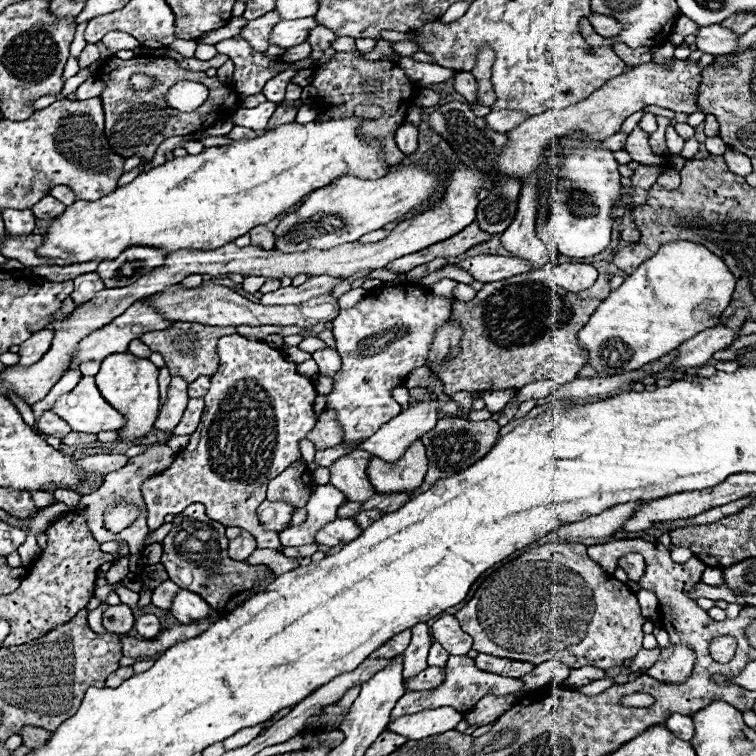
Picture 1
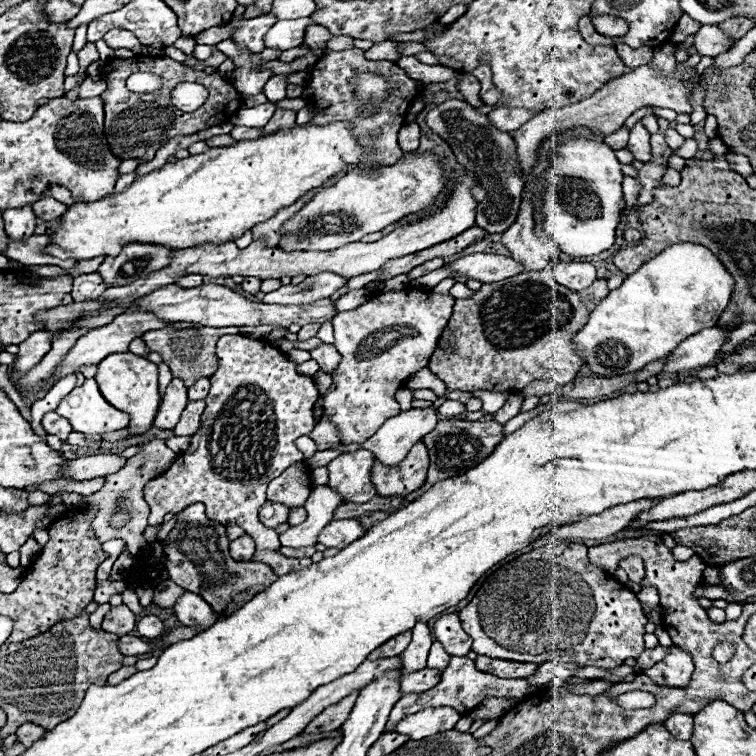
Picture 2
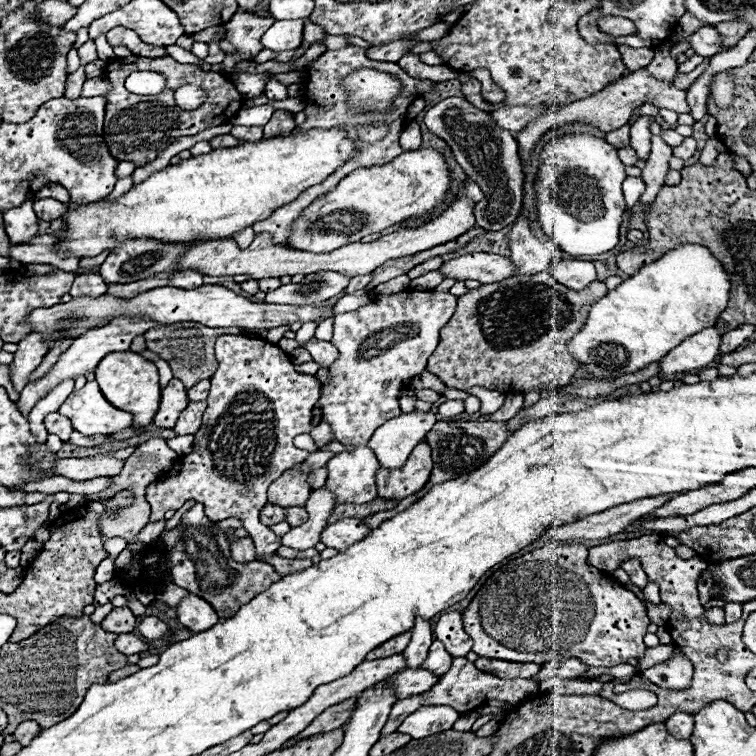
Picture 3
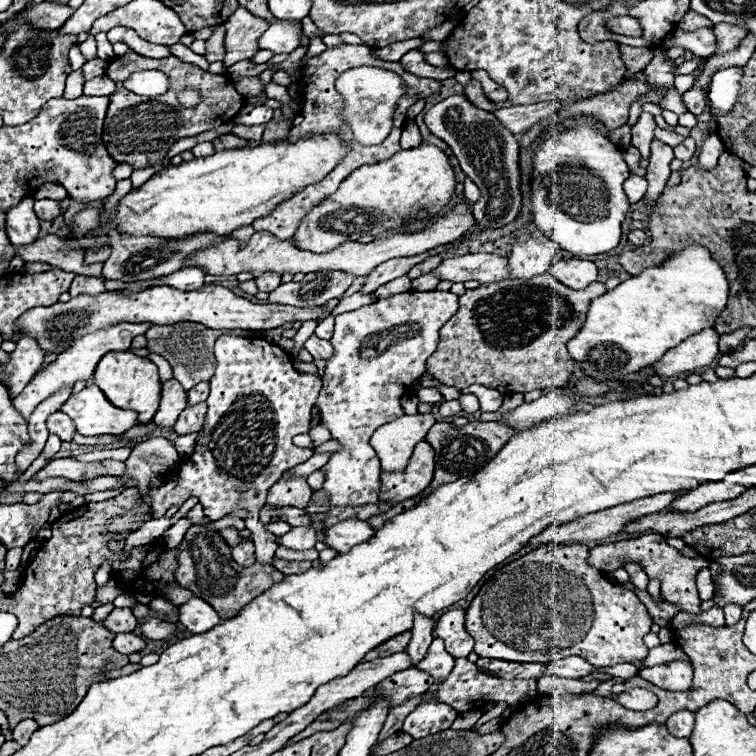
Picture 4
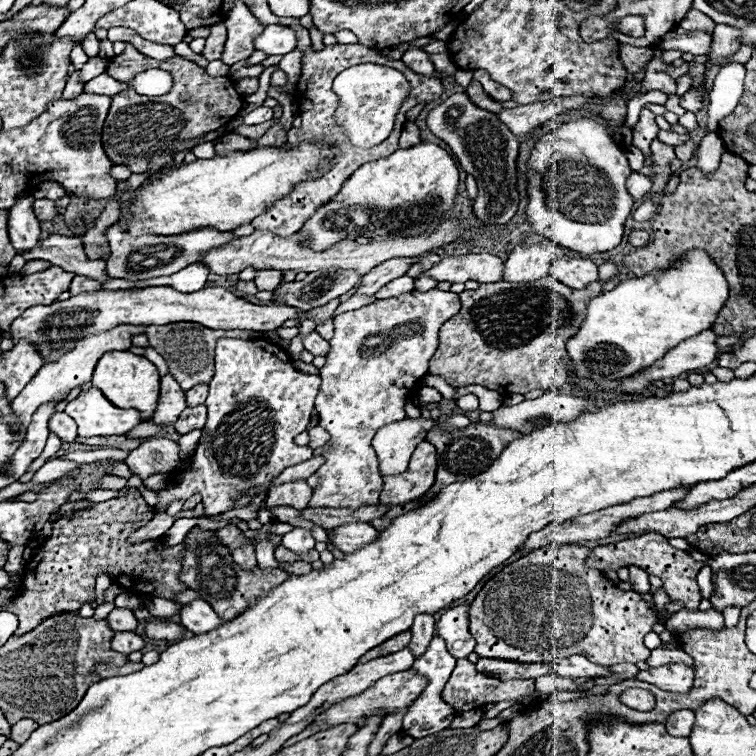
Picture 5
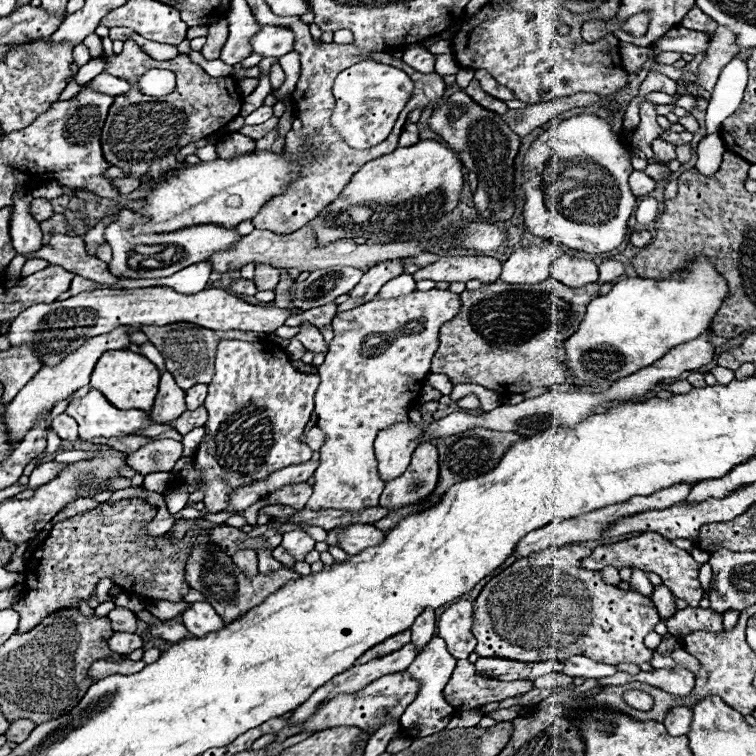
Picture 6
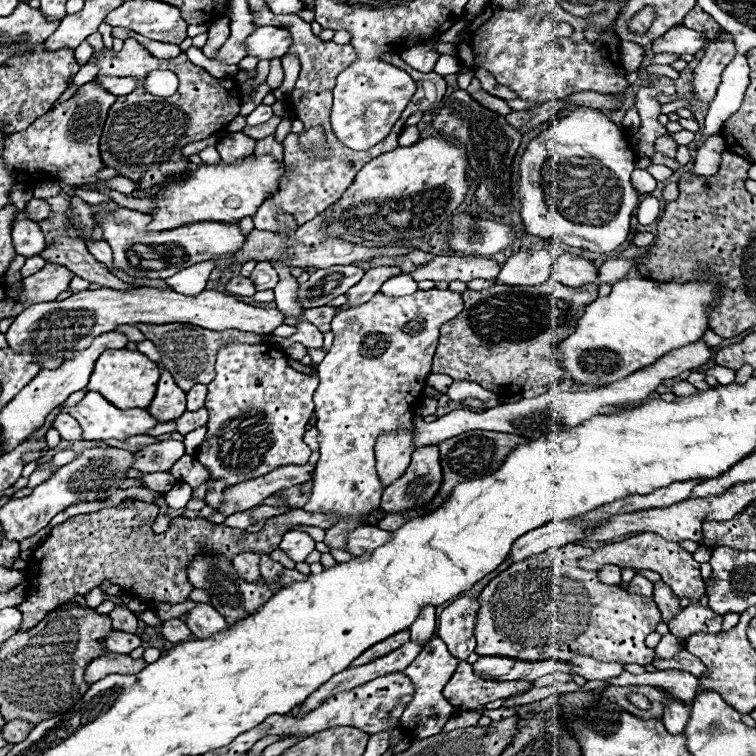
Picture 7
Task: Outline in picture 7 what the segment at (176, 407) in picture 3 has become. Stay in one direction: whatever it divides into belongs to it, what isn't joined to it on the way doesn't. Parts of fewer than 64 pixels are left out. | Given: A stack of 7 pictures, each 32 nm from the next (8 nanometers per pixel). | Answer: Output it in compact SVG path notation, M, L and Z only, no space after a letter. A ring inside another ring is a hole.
M162 370L156 396L154 396L152 404L148 406L148 410L152 410L152 414L156 414L156 418L160 418L160 422L176 420L176 418L180 418L180 414L186 412L186 392L176 386L176 382L174 382L172 374L168 374L168 370Z

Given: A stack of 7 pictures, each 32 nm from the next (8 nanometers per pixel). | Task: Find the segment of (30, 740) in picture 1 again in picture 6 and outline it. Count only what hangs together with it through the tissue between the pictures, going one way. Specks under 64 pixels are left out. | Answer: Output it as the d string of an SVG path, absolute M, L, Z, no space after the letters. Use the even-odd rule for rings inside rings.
M18 720L18 722L10 722L10 726L8 726L8 730L6 730L6 740L10 740L10 742L22 742L24 738L28 738L28 734L32 732L36 728L36 724L34 722L30 722L30 720Z

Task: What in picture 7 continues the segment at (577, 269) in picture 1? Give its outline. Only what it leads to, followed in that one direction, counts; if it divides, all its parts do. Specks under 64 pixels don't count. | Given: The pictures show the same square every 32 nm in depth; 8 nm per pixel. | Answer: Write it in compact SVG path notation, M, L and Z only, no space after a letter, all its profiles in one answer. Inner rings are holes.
M564 252L558 256L558 260L554 262L552 266L552 276L556 280L560 280L564 286L572 286L572 288L580 288L584 284L590 284L590 282L596 282L598 278L598 270L596 266L586 260L586 258L580 258L576 254L570 254L570 252Z

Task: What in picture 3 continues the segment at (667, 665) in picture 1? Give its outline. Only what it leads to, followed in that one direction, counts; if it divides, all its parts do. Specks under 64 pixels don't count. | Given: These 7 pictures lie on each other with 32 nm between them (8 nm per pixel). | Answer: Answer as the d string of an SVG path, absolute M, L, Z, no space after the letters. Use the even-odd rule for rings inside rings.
M674 656L662 664L642 670L640 674L660 688L686 690L692 682L692 662L686 656Z

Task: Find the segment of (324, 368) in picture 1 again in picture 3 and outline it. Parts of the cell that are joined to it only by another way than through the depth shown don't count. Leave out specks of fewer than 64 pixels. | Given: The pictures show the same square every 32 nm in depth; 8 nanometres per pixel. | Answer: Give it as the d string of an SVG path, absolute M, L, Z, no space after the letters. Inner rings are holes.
M316 338L306 342L306 350L312 354L314 362L320 362L324 368L328 368L338 356L338 350L330 342L322 342L322 340L316 340Z

